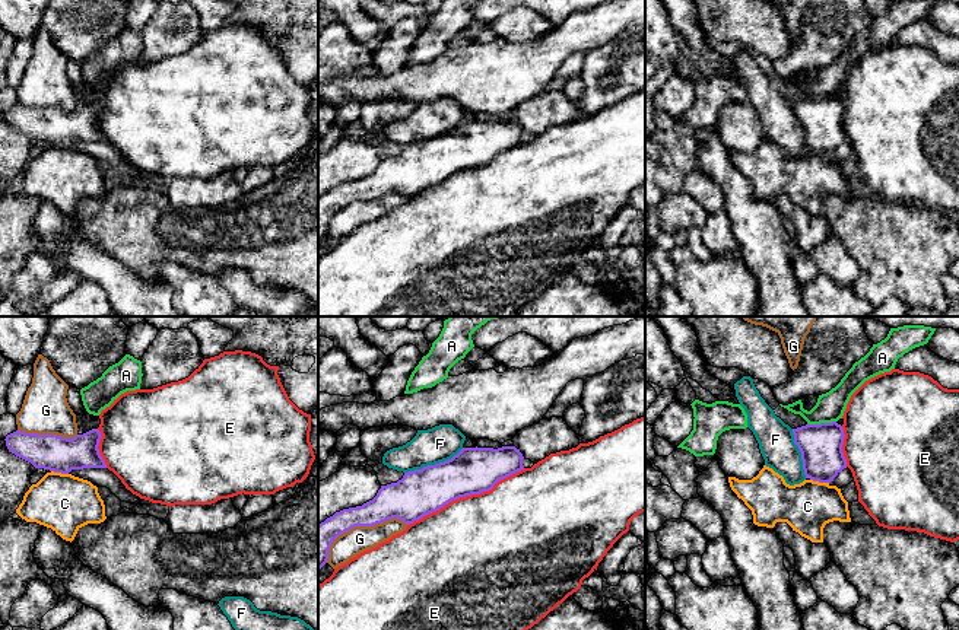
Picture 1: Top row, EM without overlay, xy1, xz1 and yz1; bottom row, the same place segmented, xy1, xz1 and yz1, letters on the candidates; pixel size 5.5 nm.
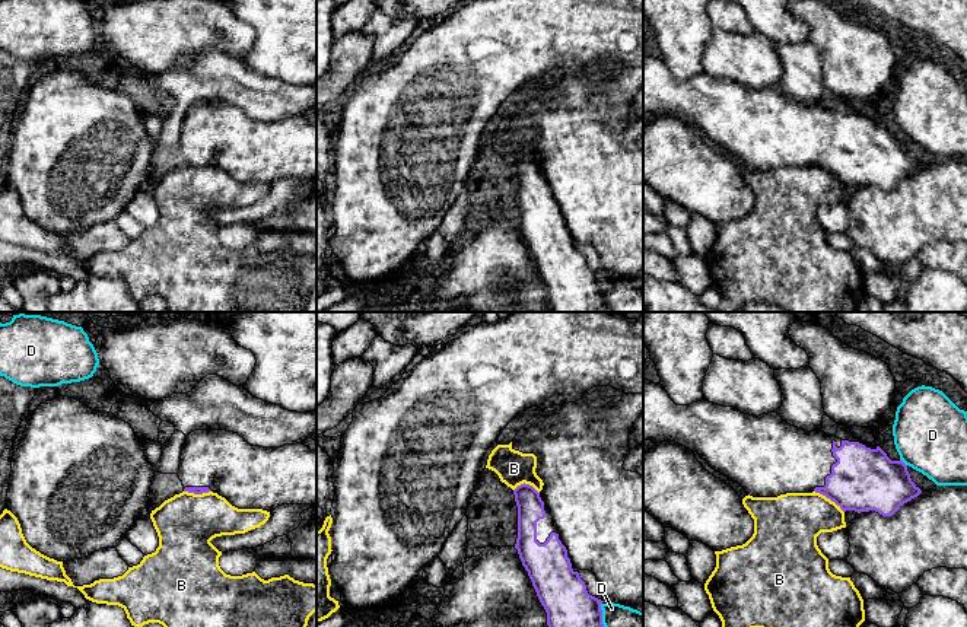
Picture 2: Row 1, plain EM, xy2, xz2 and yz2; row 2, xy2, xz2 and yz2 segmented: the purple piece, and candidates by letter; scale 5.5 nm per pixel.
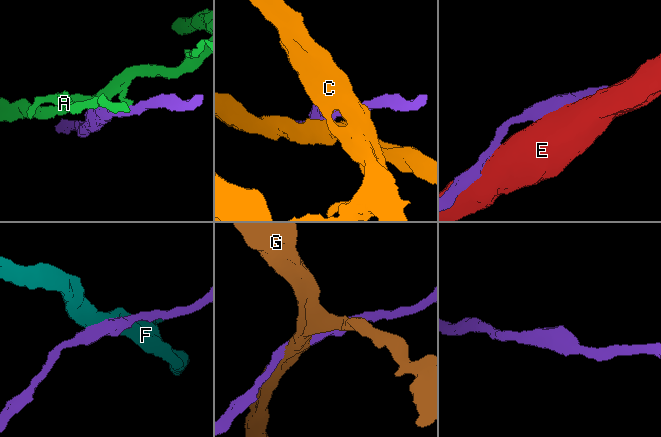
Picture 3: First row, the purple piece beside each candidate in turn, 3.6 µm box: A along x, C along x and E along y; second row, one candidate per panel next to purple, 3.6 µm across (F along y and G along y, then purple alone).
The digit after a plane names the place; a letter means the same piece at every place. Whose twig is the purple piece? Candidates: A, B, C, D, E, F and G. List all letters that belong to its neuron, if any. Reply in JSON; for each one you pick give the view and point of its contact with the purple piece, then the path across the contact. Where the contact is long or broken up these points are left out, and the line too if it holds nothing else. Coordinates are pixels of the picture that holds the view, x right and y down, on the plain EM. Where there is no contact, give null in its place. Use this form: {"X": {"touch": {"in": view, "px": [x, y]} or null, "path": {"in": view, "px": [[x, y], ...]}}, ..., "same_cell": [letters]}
{"same_cell": []}

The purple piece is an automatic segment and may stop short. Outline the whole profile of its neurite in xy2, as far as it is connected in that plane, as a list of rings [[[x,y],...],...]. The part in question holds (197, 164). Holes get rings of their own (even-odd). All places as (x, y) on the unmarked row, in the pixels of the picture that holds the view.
[[[194,104],[184,117],[178,150],[184,165],[213,165],[238,182],[271,185],[281,178],[316,178],[316,125],[302,117],[260,121],[233,105]]]

